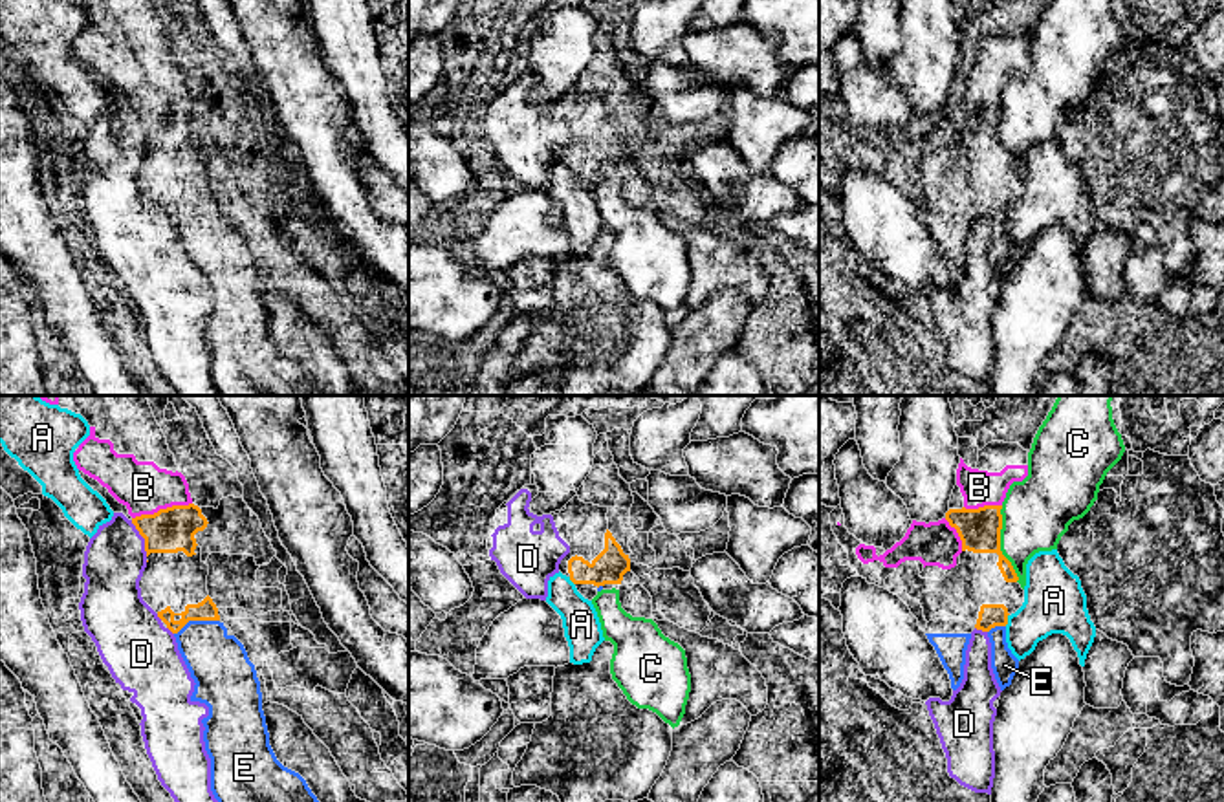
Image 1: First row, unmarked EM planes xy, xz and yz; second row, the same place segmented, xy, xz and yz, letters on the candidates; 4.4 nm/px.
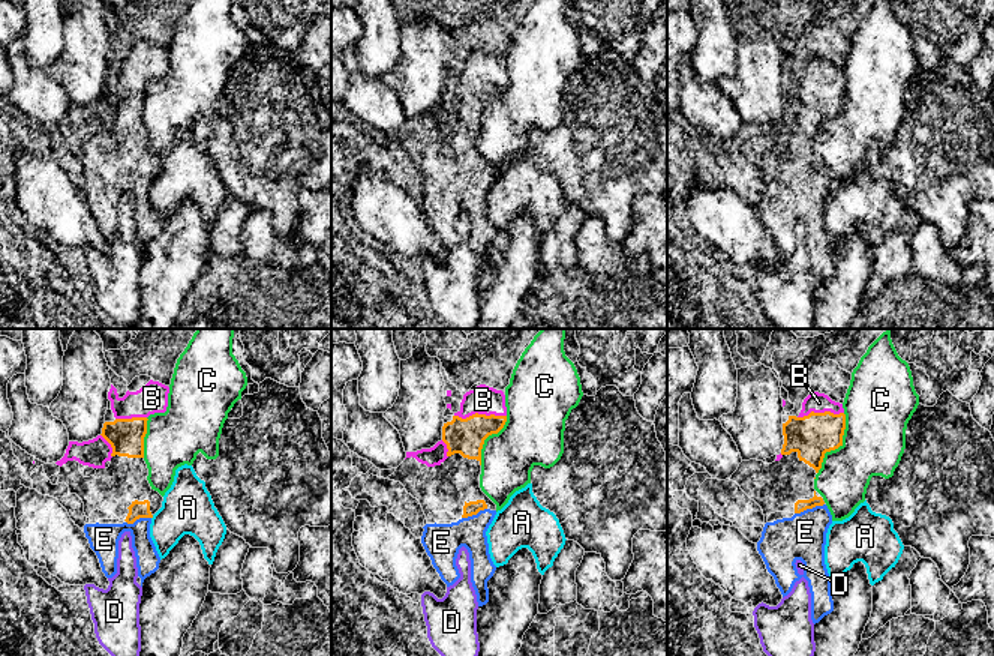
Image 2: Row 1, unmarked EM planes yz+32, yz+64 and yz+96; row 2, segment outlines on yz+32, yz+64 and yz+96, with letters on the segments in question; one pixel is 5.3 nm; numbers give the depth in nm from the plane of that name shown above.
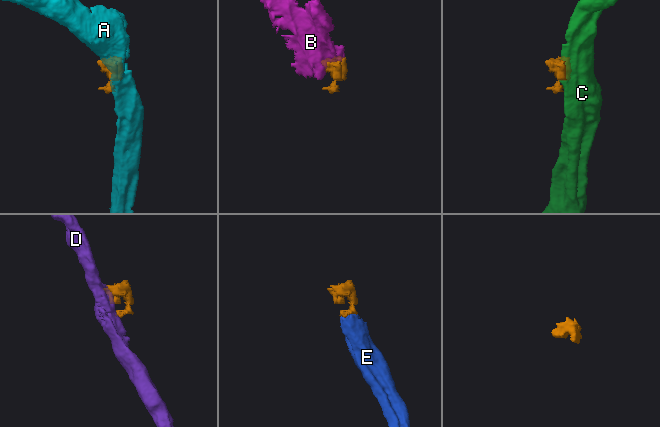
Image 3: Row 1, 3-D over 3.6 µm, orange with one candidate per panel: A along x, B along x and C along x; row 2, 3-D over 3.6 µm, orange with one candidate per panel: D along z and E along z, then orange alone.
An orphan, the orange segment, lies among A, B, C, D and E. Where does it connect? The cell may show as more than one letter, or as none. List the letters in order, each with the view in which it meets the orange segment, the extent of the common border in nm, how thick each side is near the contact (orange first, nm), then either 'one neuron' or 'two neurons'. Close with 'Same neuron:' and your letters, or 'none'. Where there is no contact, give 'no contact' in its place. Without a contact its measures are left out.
A: contact in yz; length 60 nm; calibres 110 and 280 nm; two neurons
B: contact in xy; length 280 nm; calibres 200 and 220 nm; one neuron
C: contact in yz; length 340 nm; calibres 190 and 300 nm; two neurons
D: contact in xy; length 180 nm; calibres 200 and 280 nm; two neurons
E: contact in xy; length 220 nm; calibres 90 and 260 nm; one neuron
Same neuron: B, E

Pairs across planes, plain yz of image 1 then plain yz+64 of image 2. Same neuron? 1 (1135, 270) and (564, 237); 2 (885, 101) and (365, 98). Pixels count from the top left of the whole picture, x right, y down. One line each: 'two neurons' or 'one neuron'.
1: two neurons
2: one neuron

